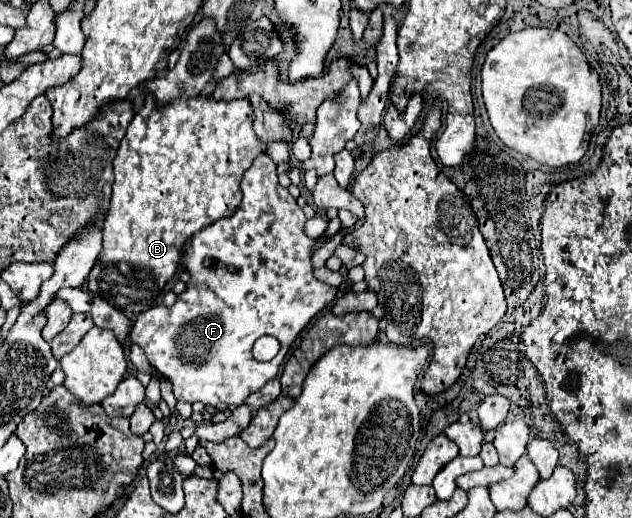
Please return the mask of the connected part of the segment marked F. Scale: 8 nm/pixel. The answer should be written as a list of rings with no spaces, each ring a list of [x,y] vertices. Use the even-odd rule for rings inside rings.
[[[260,154],[244,172],[242,194],[242,202],[234,216],[212,222],[184,244],[180,266],[186,266],[190,274],[186,290],[178,294],[172,306],[154,306],[142,312],[130,332],[130,340],[140,344],[148,362],[172,382],[176,398],[190,404],[244,404],[252,392],[278,376],[278,368],[300,330],[328,306],[338,292],[334,286],[314,278],[312,248],[316,240],[304,234],[304,212],[292,194],[280,186],[276,164],[266,154]],[[264,334],[280,342],[280,354],[270,362],[258,362],[252,356],[252,344]]]

